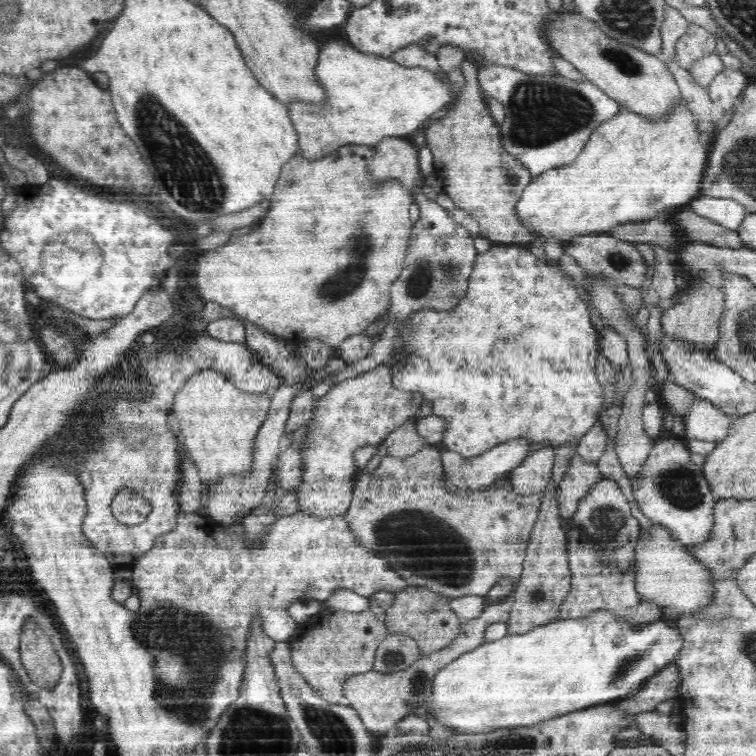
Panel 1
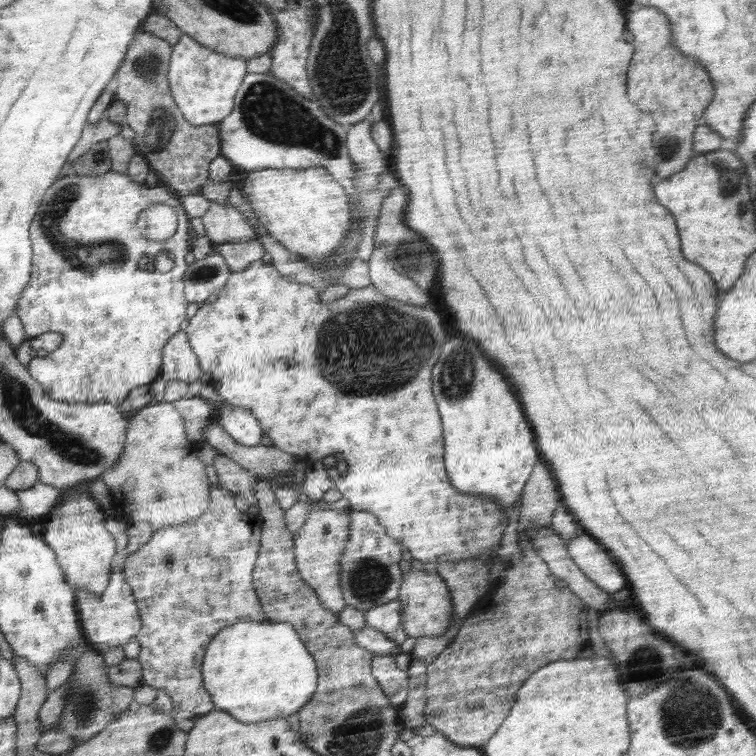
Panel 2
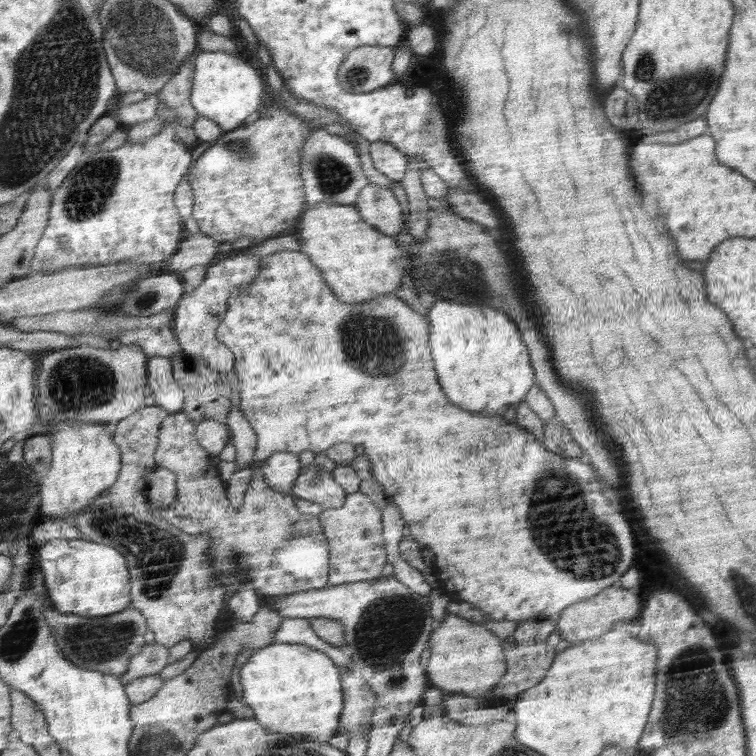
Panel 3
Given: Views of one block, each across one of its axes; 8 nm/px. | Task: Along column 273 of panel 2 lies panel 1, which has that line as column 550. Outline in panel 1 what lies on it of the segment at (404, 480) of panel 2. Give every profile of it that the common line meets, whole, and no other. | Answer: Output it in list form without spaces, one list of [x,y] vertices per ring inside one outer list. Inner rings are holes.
[[[494,244],[485,253],[478,254],[473,272],[474,278],[470,277],[466,302],[462,302],[462,306],[454,310],[454,314],[418,314],[418,318],[414,318],[414,330],[410,330],[410,350],[414,350],[414,362],[410,362],[406,370],[402,369],[402,374],[393,374],[394,386],[403,391],[423,394],[432,401],[433,414],[447,424],[442,444],[467,460],[482,457],[496,446],[514,438],[526,438],[530,442],[548,441],[553,449],[565,446],[567,452],[575,450],[580,440],[588,434],[588,430],[598,422],[605,404],[603,386],[595,373],[597,356],[601,352],[598,344],[599,328],[581,289],[564,270],[550,266],[519,246]]]

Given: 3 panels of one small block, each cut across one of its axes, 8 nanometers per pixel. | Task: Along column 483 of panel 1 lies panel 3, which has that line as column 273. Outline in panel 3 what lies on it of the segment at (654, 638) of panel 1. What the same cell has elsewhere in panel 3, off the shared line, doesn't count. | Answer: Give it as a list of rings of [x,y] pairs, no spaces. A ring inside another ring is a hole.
[[[274,643],[250,655],[240,670],[240,682],[243,688],[244,703],[254,710],[254,718],[260,726],[268,726],[272,732],[286,734],[306,734],[318,740],[332,740],[338,732],[338,722],[346,705],[346,696],[342,688],[339,666],[323,651],[306,644]]]

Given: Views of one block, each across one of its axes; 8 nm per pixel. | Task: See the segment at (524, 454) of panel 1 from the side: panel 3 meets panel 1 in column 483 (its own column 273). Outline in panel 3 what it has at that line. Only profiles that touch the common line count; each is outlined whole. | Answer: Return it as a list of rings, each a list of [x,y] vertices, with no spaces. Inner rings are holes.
[[[288,452],[275,453],[260,467],[266,476],[267,483],[270,483],[275,491],[283,491],[286,494],[291,494],[302,469],[299,456]]]

